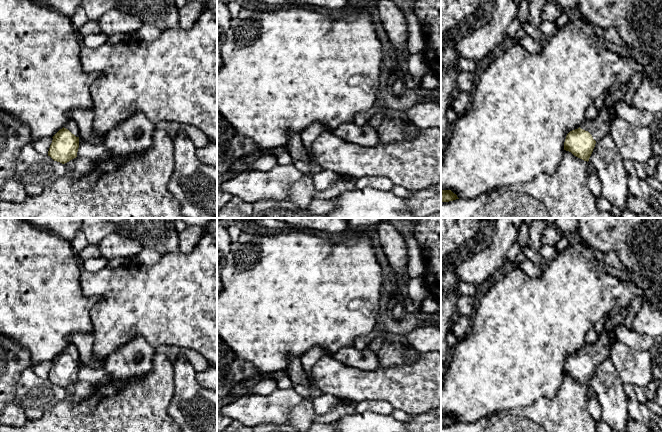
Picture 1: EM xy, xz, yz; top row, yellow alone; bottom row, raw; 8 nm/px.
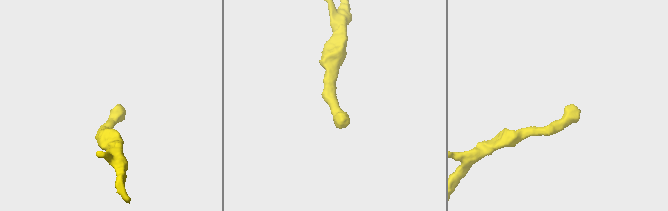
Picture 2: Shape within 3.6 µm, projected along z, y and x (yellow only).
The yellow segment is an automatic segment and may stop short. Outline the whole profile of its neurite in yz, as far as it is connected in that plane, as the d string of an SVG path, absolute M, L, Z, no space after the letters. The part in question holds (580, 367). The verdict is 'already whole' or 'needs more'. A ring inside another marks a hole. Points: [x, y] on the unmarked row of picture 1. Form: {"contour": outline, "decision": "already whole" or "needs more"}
{"contour": "M605 332L599 334L596 343L585 344L578 353L567 358L564 374L588 386L596 366L610 358L615 341Z", "decision": "needs more"}

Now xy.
{"contour": "M69 344L53 361L48 380L65 388L77 381L79 354L74 344Z", "decision": "needs more"}

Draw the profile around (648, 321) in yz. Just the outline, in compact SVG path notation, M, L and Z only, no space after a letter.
M647 282L646 288L640 293L642 306L632 322L632 329L655 339L662 336L662 282Z

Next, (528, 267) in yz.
M526 260L522 263L515 263L516 267L521 269L524 273L531 277L541 277L542 275L542 269L541 266L538 266L531 262L530 260Z

